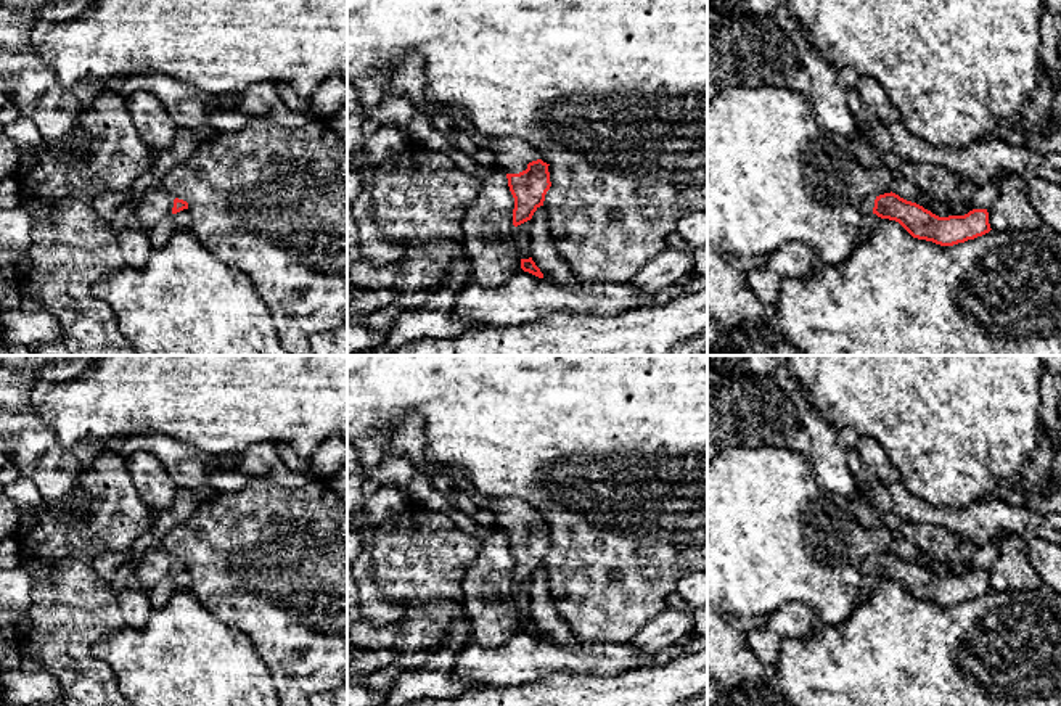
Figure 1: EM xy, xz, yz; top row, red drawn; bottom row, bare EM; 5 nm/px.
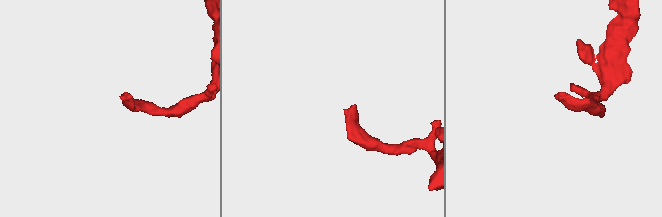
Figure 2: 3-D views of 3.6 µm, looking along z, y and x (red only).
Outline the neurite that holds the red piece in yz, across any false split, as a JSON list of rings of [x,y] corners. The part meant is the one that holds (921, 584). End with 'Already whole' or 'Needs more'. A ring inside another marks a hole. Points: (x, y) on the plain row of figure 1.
[[[895,553],[868,556],[860,571],[881,579],[899,582],[913,598],[953,606],[989,593],[987,569],[973,569],[965,576],[939,577],[923,566],[907,561]]]. Needs more

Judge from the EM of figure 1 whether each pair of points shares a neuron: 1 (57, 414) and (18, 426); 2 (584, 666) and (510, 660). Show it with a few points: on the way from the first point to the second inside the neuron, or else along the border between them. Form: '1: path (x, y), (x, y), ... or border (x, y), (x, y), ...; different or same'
1: border (34, 381), (32, 410), (65, 449); different
2: path (566, 660), (528, 660); same

